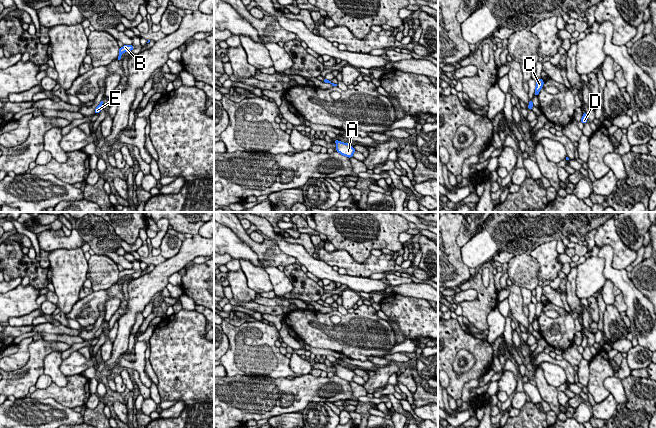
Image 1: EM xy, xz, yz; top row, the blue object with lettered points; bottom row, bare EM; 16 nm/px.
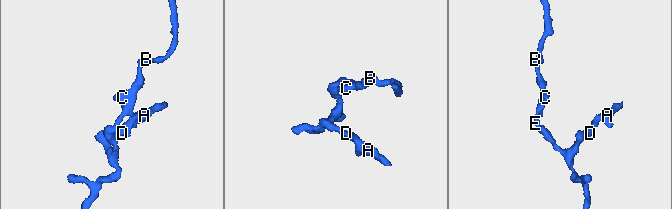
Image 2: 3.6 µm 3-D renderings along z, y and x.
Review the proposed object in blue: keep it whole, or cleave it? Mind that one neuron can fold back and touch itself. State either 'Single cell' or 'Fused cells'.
Single cell

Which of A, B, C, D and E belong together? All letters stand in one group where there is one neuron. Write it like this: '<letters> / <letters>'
A B C D E

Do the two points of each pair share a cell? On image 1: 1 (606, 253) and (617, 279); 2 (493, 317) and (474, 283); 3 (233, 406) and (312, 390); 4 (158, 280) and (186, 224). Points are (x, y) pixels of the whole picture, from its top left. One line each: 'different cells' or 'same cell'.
1: same cell
2: different cells
3: same cell
4: different cells

